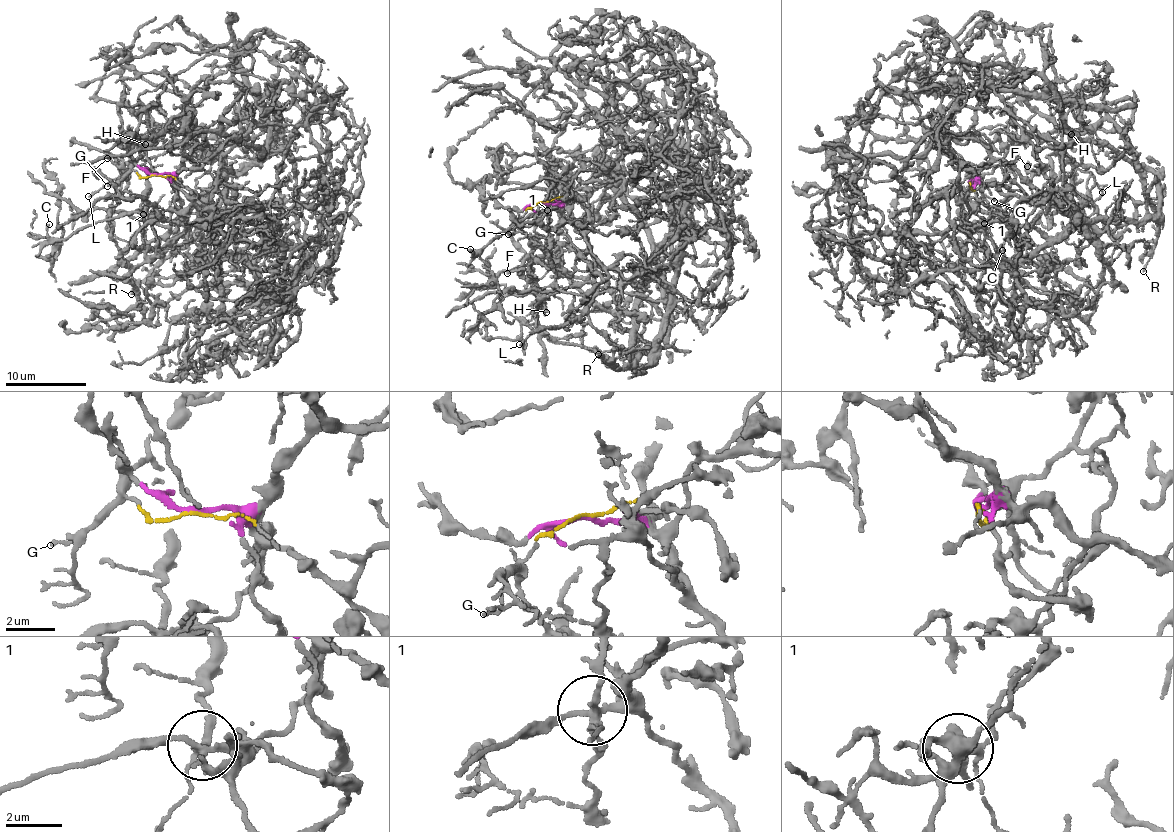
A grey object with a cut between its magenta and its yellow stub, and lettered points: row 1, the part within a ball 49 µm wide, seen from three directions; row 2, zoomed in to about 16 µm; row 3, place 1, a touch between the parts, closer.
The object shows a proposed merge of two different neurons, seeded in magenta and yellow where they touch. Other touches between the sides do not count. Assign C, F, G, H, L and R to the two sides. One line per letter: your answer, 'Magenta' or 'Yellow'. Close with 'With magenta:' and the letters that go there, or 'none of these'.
C: Magenta
F: Magenta
G: Yellow
H: Yellow
L: Yellow
R: Magenta
With magenta: C, F, R

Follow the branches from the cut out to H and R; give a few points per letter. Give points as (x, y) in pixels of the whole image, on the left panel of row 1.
H: (155, 175), (142, 177), (133, 169), (132, 163), (144, 144), (132, 137), (145, 138), (145, 144)
R: (155, 175), (172, 175), (180, 206), (150, 251), (178, 236), (190, 238), (130, 294)

